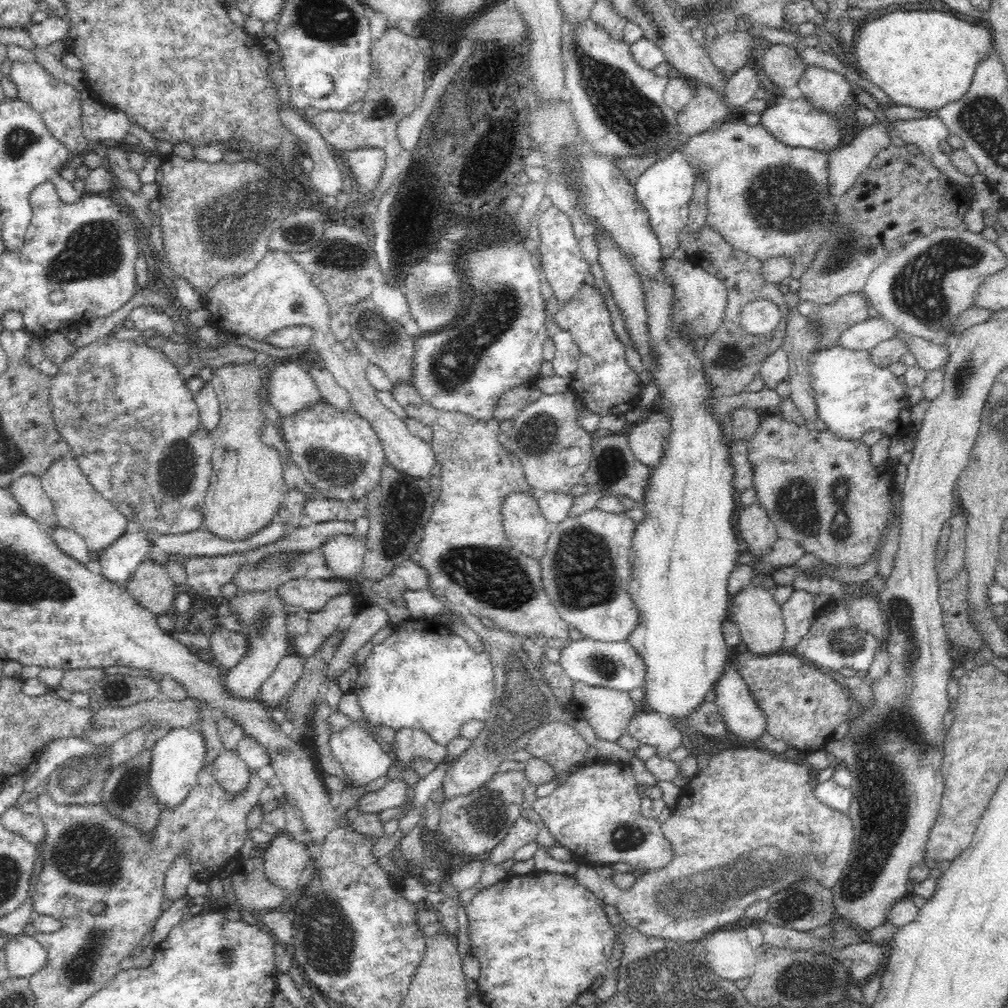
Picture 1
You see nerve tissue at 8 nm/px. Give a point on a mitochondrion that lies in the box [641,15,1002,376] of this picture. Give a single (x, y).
(916, 288)

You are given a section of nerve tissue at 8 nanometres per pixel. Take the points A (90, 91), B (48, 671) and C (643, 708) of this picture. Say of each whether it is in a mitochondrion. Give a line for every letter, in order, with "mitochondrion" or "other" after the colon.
A: other
B: other
C: other

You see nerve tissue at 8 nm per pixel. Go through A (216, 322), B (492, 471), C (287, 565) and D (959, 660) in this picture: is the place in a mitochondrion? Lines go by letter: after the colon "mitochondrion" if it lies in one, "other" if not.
A: other
B: other
C: mitochondrion
D: other

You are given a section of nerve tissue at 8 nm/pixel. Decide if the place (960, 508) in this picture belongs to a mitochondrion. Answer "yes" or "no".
no

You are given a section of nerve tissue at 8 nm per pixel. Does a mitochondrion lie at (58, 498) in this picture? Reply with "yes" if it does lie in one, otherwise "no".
no

